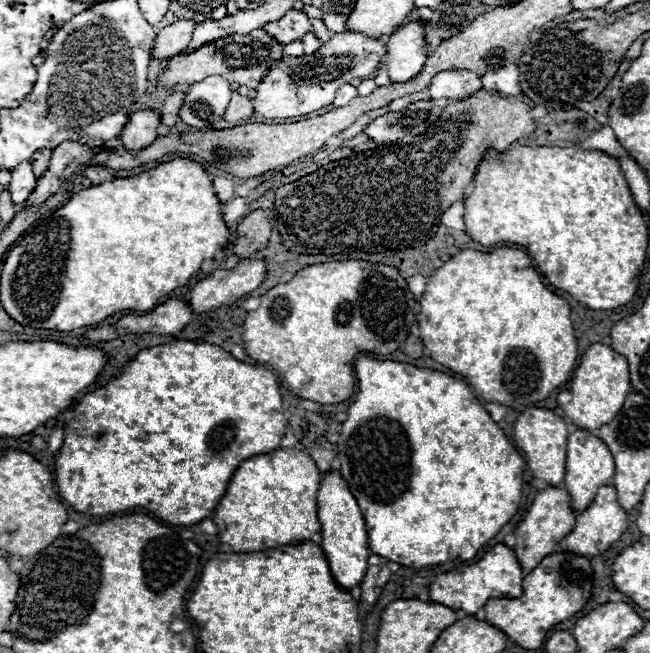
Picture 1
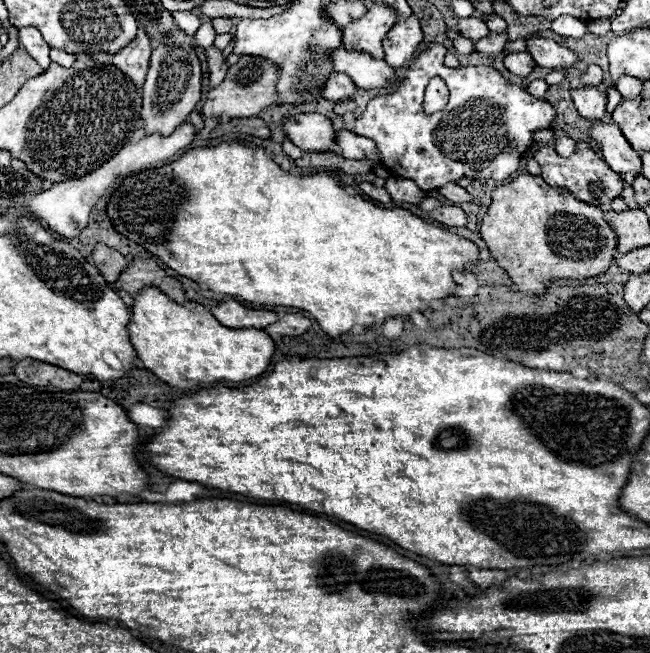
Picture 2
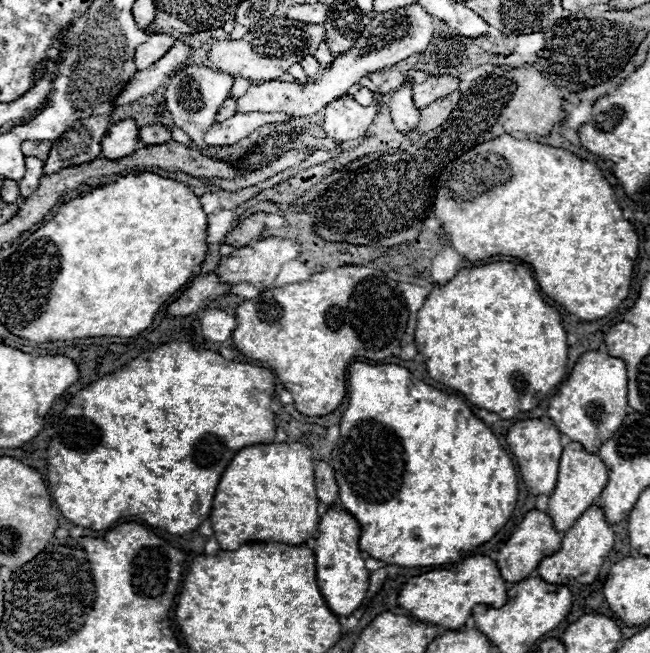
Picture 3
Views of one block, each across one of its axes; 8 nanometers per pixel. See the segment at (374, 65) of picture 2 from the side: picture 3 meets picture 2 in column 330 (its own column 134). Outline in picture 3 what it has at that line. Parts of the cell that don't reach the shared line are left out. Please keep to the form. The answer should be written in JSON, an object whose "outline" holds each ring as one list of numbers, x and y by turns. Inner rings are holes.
{"outline":[[152,34,150,40,138,46,138,52,134,56,134,64,138,64,138,70,148,68,156,60,160,60,170,48,174,46,174,38,168,34]]}

